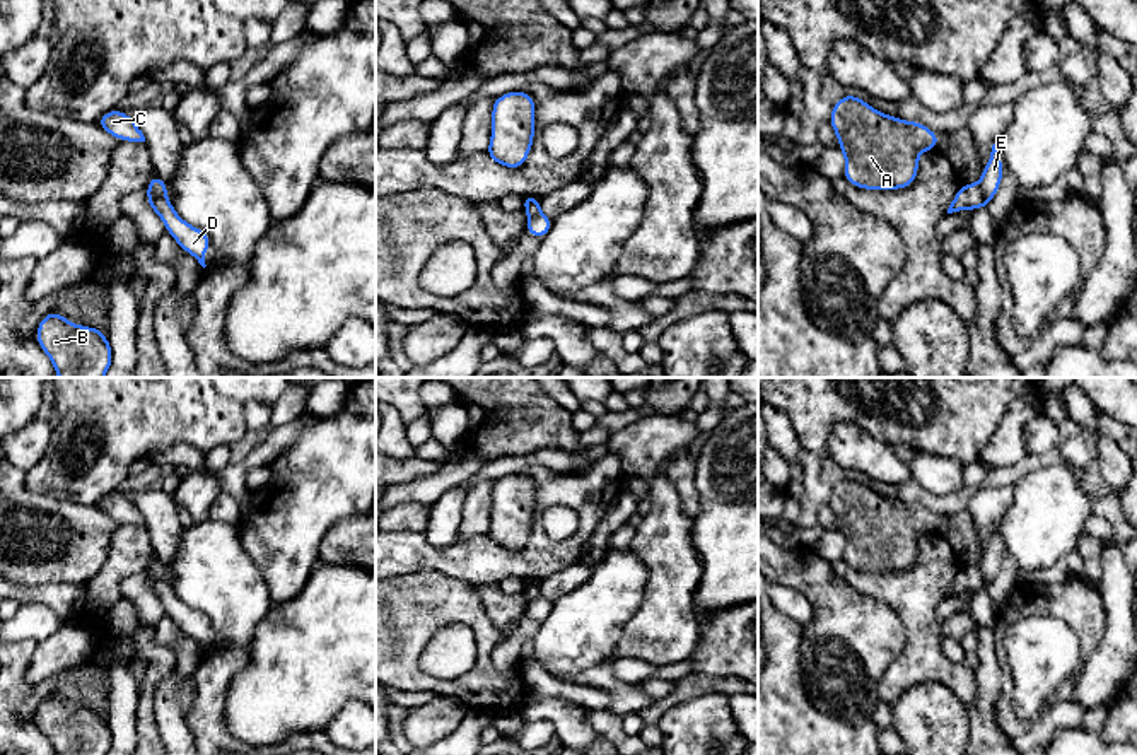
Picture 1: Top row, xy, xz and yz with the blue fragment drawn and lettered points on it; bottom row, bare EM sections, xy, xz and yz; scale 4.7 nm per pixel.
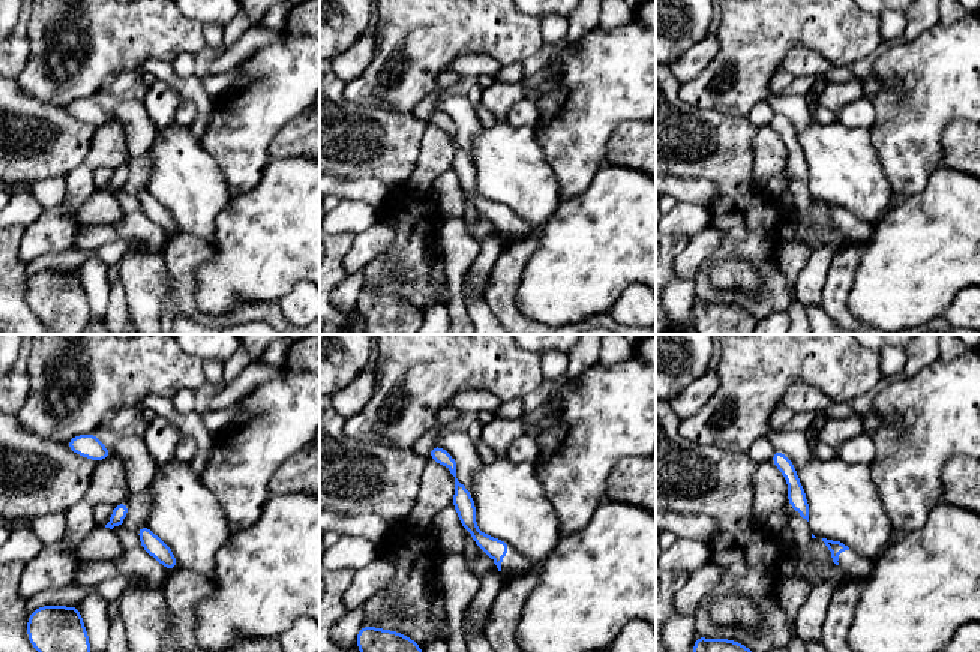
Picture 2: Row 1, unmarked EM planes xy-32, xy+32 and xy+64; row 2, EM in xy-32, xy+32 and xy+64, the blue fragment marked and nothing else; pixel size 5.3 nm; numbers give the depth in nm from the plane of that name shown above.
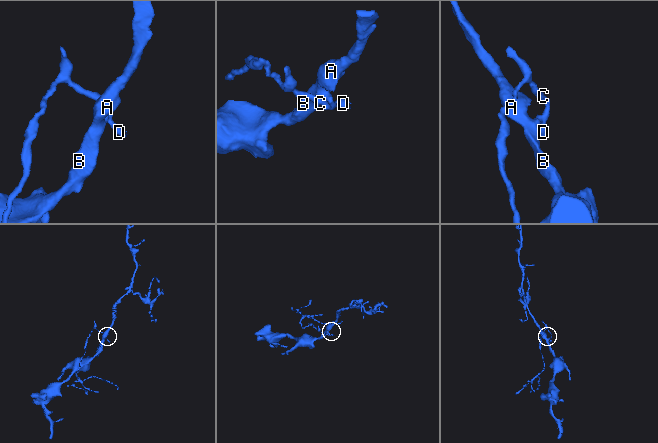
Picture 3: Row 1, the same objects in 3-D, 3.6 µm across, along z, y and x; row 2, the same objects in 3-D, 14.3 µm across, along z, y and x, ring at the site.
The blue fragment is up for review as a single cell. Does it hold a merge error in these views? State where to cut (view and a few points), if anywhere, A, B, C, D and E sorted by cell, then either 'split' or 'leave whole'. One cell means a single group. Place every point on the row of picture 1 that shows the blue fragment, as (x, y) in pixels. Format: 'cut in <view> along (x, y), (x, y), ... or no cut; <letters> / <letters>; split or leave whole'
cut in yz along (977, 185), (982, 205); A B / C D E; split

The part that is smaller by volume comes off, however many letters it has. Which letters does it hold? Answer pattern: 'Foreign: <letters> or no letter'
Foreign: C, D, E

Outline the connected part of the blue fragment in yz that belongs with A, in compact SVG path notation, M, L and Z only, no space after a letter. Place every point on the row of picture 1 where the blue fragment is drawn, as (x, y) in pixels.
M855 94L838 99L828 125L845 155L843 178L862 190L903 190L918 173L918 154L937 149L939 133L871 108Z

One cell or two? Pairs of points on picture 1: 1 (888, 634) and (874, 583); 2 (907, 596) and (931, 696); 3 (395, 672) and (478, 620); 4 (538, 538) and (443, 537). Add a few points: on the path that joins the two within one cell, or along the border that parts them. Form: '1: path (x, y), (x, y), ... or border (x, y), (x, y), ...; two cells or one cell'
1: border (845, 579), (881, 600), (905, 631); two cells
2: border (962, 701), (938, 682), (919, 682), (893, 702); two cells
3: path (403, 648), (437, 614), (454, 614); one cell
4: border (424, 532), (434, 545), (449, 545), (458, 537); two cells

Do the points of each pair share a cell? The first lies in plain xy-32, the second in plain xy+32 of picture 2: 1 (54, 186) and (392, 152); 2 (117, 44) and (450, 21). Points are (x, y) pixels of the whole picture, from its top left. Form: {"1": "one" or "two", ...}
{"1": "two", "2": "one"}

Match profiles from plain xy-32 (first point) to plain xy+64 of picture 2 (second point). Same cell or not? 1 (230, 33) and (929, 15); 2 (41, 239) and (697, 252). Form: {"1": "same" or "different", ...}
{"1": "same", "2": "same"}

